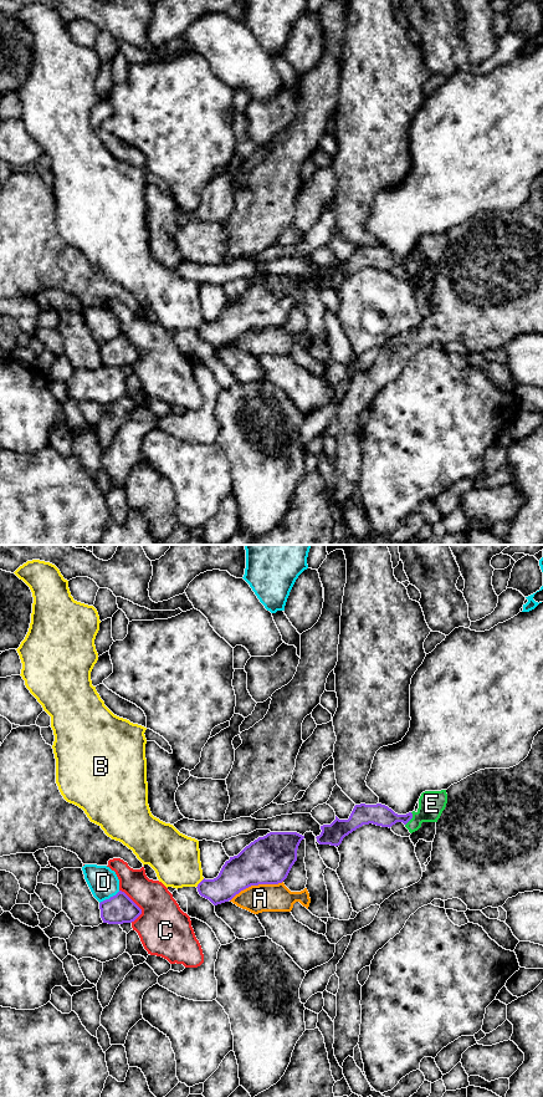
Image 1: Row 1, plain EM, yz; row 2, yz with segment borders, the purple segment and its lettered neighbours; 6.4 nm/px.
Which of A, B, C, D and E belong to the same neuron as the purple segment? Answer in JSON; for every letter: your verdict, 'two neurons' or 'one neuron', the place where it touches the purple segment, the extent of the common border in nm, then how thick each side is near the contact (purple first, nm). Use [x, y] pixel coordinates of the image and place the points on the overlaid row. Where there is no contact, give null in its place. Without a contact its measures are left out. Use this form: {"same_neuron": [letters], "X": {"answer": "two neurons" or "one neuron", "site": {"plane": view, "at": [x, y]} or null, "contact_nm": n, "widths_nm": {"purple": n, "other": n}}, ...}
{"same_neuron": ["E"], "A": {"answer": "two neurons", "site": {"plane": "yz", "at": [256, 884]}, "contact_nm": 360, "widths_nm": {"purple": 300, "other": 180}}, "B": {"answer": "two neurons", "site": {"plane": "yz", "at": [199, 883]}, "contact_nm": 80, "widths_nm": {"purple": 220, "other": 320}}, "C": {"answer": "two neurons", "site": {"plane": "yz", "at": [137, 906]}, "contact_nm": 240, "widths_nm": {"purple": 190, "other": 340}}, "D": {"answer": "two neurons", "site": {"plane": "yz", "at": [111, 897]}, "contact_nm": 160, "widths_nm": {"purple": 190, "other": 190}}, "E": {"answer": "one neuron", "site": {"plane": "yz", "at": [411, 817]}, "contact_nm": 100, "widths_nm": {"purple": 140, "other": 170}}}

